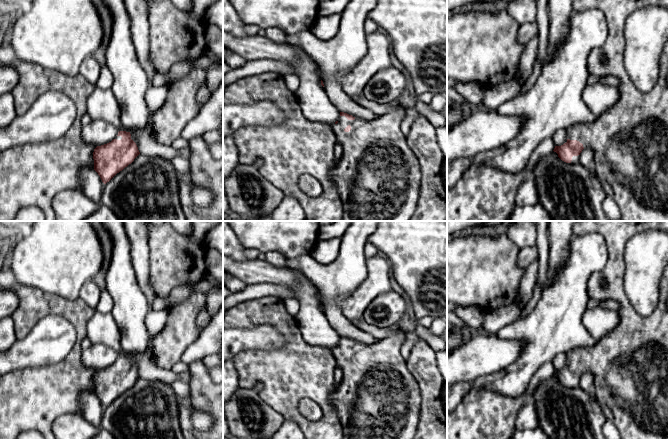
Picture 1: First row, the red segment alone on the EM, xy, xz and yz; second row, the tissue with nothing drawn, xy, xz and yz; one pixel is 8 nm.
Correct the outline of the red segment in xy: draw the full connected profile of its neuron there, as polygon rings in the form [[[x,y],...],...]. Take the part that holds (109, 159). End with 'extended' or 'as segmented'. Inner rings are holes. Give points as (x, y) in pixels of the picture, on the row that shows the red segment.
[[[147,126],[143,129],[119,131],[111,142],[94,149],[94,170],[104,184],[131,164],[140,154],[136,143],[131,139],[131,135],[140,130],[147,131]]] | extended

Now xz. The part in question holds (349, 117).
[[[399,105],[397,110],[374,120],[363,120],[340,112],[340,118],[332,129],[342,144],[343,154],[331,169],[331,181],[343,204],[340,221],[409,221],[412,217],[420,197],[421,172],[420,163],[401,129],[404,111],[406,109]]] | extended

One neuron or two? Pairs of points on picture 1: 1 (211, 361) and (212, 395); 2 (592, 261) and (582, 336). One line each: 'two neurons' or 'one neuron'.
1: two neurons
2: one neuron

